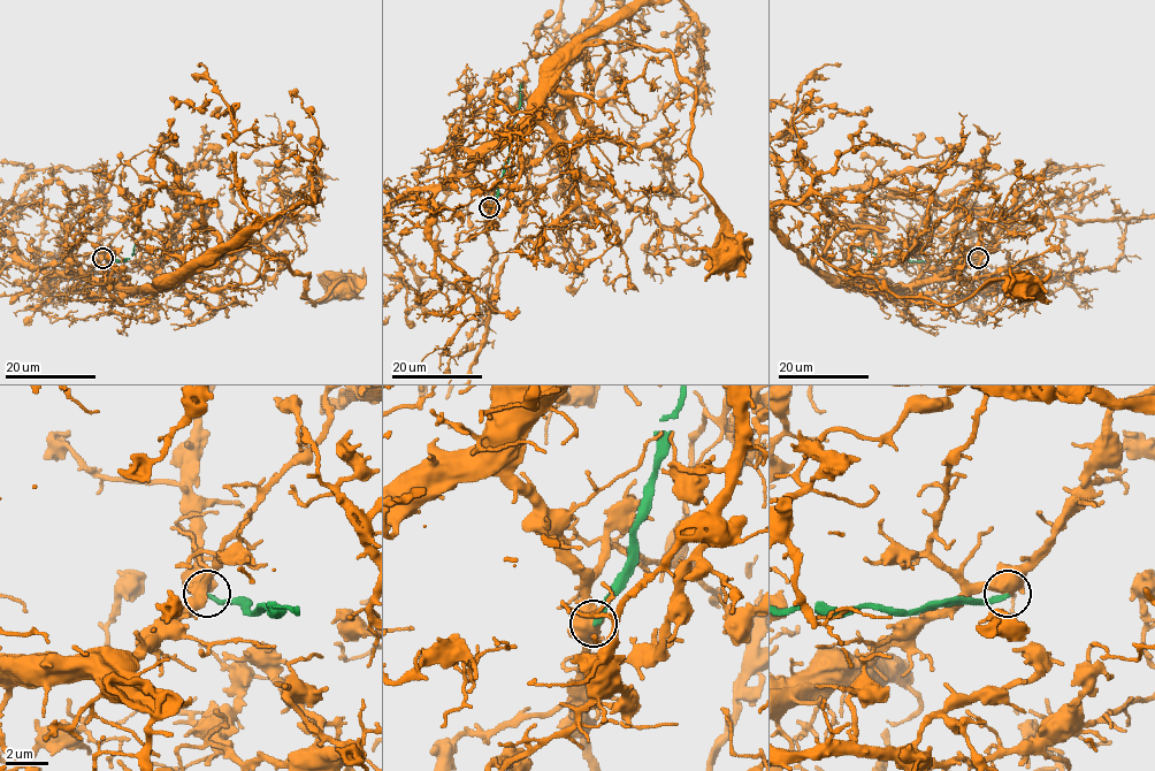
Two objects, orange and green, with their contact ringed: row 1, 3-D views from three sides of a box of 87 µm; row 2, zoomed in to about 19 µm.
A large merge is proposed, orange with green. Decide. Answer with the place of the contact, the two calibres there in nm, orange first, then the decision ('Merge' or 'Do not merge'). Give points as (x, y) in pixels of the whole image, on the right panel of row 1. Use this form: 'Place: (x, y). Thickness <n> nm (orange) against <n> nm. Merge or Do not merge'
Place: (978, 258). Thickness 550 nm (orange) against 240 nm. Do not merge

